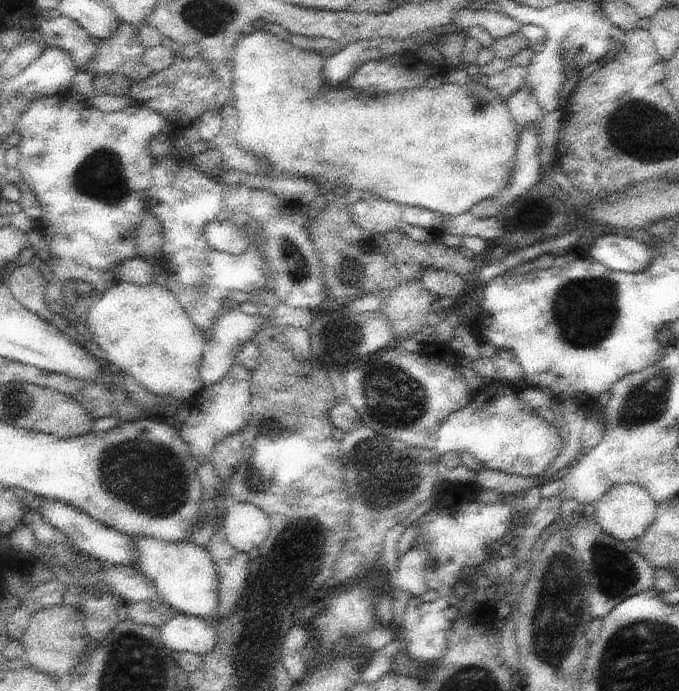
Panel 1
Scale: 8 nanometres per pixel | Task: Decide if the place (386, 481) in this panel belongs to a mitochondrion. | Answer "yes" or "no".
yes

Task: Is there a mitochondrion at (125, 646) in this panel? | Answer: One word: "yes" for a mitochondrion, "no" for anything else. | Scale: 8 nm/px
yes

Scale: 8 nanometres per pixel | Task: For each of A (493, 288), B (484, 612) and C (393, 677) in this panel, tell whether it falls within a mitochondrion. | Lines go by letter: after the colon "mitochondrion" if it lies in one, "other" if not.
A: other
B: other
C: other

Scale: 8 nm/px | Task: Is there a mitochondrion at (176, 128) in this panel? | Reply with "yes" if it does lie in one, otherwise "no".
no

